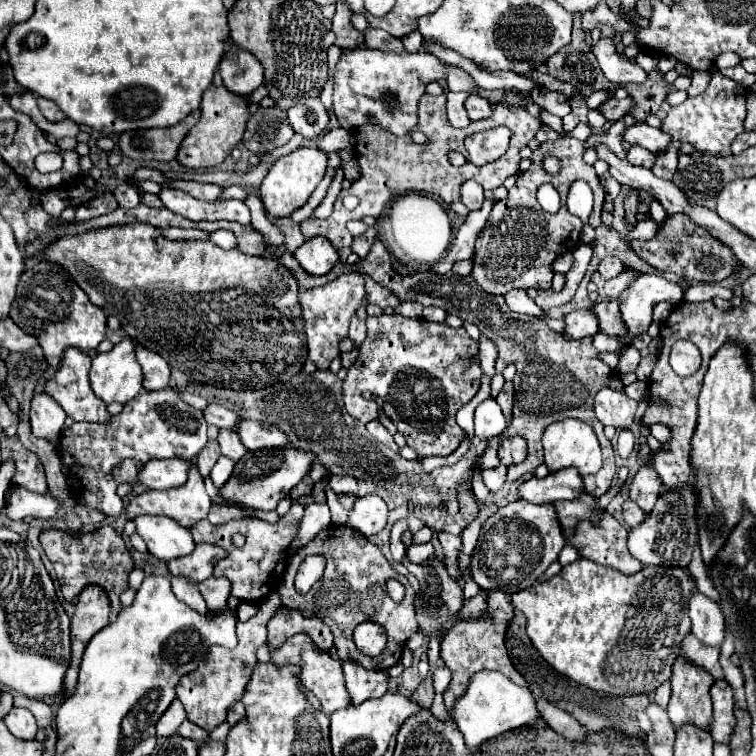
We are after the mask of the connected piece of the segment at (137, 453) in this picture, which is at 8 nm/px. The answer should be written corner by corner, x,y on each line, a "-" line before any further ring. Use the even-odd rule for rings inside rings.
171,387
161,389
161,391
145,391
143,389
139,393
139,397
135,397
127,405
123,405
123,411
119,415
111,417
107,423
73,423
73,425
65,427
61,433
61,439
59,439
59,457
65,465
65,471
71,477
81,481
81,497
77,501
87,509
117,517
123,509
123,501
115,493
117,483
113,481
113,469
119,463
123,463
125,459
135,459
141,463
147,463
151,459
171,459
171,457
193,459
205,447
205,443
207,443
207,423
205,423
201,409
187,405
181,399
181,395

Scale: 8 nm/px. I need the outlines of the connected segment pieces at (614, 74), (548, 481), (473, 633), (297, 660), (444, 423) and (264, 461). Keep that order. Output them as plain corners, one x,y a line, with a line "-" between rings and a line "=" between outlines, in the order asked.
603,37
593,47
593,53
599,59
605,77
615,85
643,83
647,79
647,73
637,63
631,63
623,53
615,51
615,43
611,37
=
559,469
545,479
533,477
519,487
519,495
531,503
555,503
559,499
575,499
585,493
583,477
577,469
=
489,591
487,593
489,599
487,599
487,609
493,613
493,619
489,621
467,621
467,623
457,623
443,639
441,643
441,659
445,661
445,665
453,671
453,681
449,683
447,691
443,693
445,695
445,707
447,707
447,713
451,713
451,705
455,705
455,697
461,697
463,695
463,689
467,689
467,681
477,673
477,671
483,671
483,669
493,669
493,671
501,671
503,675
507,675
513,683
517,685
527,685
525,679
517,673
517,669
513,667
511,659
509,659
509,653
505,649
505,631
507,631
507,625
511,623
511,617
515,615
513,613
513,607
511,607
511,601
509,601
509,595
503,593
503,591
=
299,633
299,635
293,635
289,637
281,649
277,649
273,655
271,655
271,663
275,663
277,667
281,665
299,665
303,669
301,673
301,681
303,685
321,701
323,705
323,713
325,715
331,715
333,711
337,709
343,709
351,703
349,699
349,693
345,689
345,681
343,681
343,669
341,669
341,661
333,659
329,653
323,653
319,649
315,649
315,643
311,641
311,637
307,637
307,633
=
379,315
367,317
367,337
359,347
359,357
355,365
349,367
347,379
343,383
343,401
349,415
357,417
361,423
377,419
375,397
381,397
385,403
385,413
393,419
397,429
405,435
407,445
423,459
431,455
447,457
451,455
465,437
465,431
457,425
455,413
469,403
481,385
481,365
479,365
479,343
467,335
463,327
449,327
443,323
431,323
423,317
407,319
401,315
=
259,449
245,453
229,477
229,481
219,489
219,495
227,503
237,503
241,507
271,511
277,507
279,499
287,497
289,491
309,473
315,455
303,449

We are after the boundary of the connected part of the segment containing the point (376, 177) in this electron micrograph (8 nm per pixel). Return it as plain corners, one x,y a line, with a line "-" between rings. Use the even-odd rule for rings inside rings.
423,95
419,101
419,121
415,125
417,131
423,131
425,135
429,135
429,143
425,145
417,145
411,141
411,133
405,137
397,137
387,133
383,127
379,125
363,125
359,129
355,129
355,157
359,161
361,167
361,177
357,181
351,183
349,189
341,189
339,199
335,201
335,209
331,213
329,219
307,219
305,223
301,223
301,233
305,239
323,235
327,237
337,249
341,247
349,247
353,241
353,235
349,235
347,231
347,221
351,219
363,219
363,217
379,217
383,207
387,205
387,201
391,201
393,197
405,195
409,191
417,191
417,193
427,193
427,195
439,195
445,203
455,203
459,201
459,189
465,181
473,179
477,181
483,189
495,189
499,185
505,183
507,177
519,173
519,149
525,147
533,137
535,131
541,127
541,121
533,115
529,115
523,109
507,109
503,105
497,105
493,115
489,119
483,121
473,121
467,129
455,129
445,113
445,95
433,97
433,95
-
499,125
505,125
511,131
511,145
507,149
507,153
503,157
499,157
493,163
487,165
473,165
469,161
467,149
463,145
465,137
471,133
479,133
479,131
487,131
487,129
495,129
-
449,151
459,151
467,157
467,163
461,167
453,167
445,157
-
343,195
357,195
359,197
359,205
349,211
343,207
341,199

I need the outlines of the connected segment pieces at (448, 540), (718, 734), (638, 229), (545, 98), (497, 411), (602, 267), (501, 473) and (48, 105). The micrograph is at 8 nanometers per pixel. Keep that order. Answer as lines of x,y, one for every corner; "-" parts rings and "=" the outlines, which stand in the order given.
439,531
439,541
441,547
445,551
445,563
447,563
447,571
449,575
459,581
459,567
457,567
457,559
461,553
461,539
457,535
449,535
445,531
=
719,679
711,687
711,697
713,697
713,717
711,717
709,733
713,741
729,745
729,737
735,727
733,689
725,679
=
654,220
640,221
637,226
628,231
626,235
627,245
631,248
631,241
638,239
639,236
649,236
649,240
656,236
658,225
=
537,88
532,91
532,99
542,109
560,118
571,112
570,100
558,92
=
493,397
485,399
483,403
479,403
479,407
475,409
475,435
479,439
489,439
495,435
501,435
507,427
507,421
501,413
501,407
497,405
497,401
=
609,255
609,257
603,257
597,265
597,273
603,277
603,279
613,279
617,277
621,271
625,269
625,265
615,257
615,255
=
499,465
499,467
493,467
493,469
485,469
483,481
489,487
489,491
493,491
493,493
499,491
503,487
503,483
507,481
507,467
=
39,97
37,103
39,103
39,109
41,109
41,113
45,115
47,121
63,121
65,119
65,113
53,101

